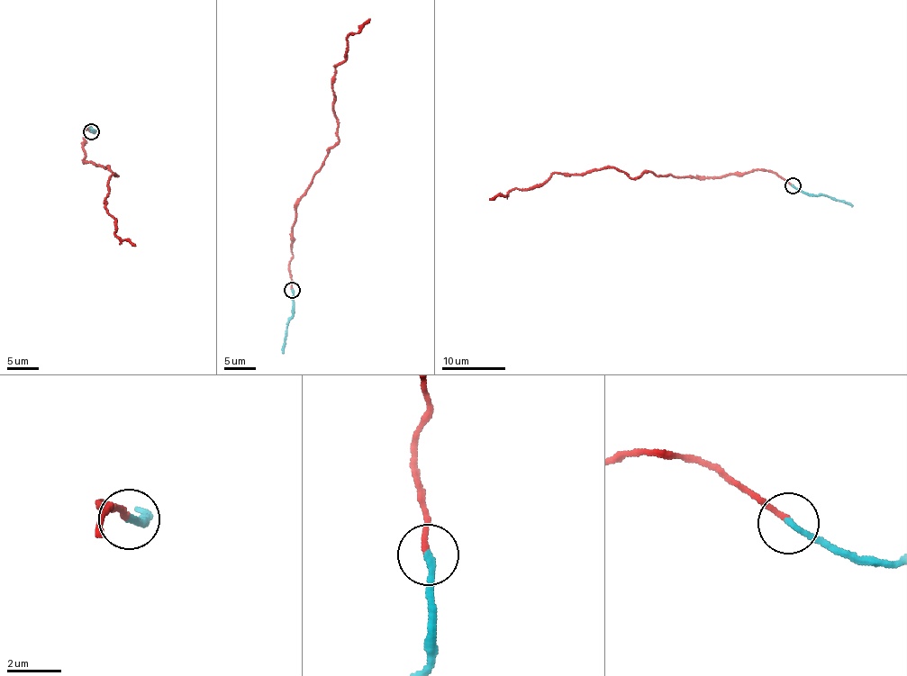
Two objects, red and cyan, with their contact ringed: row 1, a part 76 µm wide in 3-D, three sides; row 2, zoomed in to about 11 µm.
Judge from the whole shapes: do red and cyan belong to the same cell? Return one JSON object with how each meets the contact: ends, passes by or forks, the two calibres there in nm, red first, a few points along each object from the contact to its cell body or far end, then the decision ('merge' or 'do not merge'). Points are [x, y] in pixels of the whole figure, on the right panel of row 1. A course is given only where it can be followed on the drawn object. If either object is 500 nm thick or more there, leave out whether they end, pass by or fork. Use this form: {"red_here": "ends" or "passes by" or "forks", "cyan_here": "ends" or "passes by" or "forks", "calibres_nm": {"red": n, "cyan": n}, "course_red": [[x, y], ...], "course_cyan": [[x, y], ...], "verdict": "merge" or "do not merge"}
{"red_here": "ends", "cyan_here": "ends", "calibres_nm": {"red": 200, "cyan": 240}, "course_red": [[791, 185], [766, 170], [631, 178], [592, 168], [555, 172], [541, 186], [489, 200]], "course_cyan": [[793, 185], [820, 195], [844, 200], [853, 205]], "verdict": "do not merge"}

